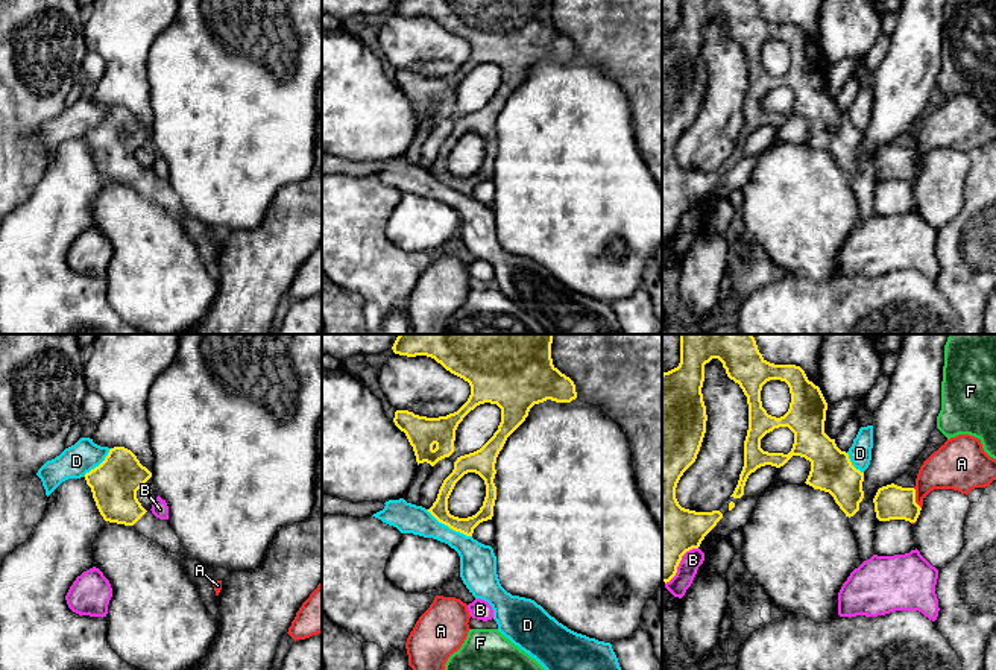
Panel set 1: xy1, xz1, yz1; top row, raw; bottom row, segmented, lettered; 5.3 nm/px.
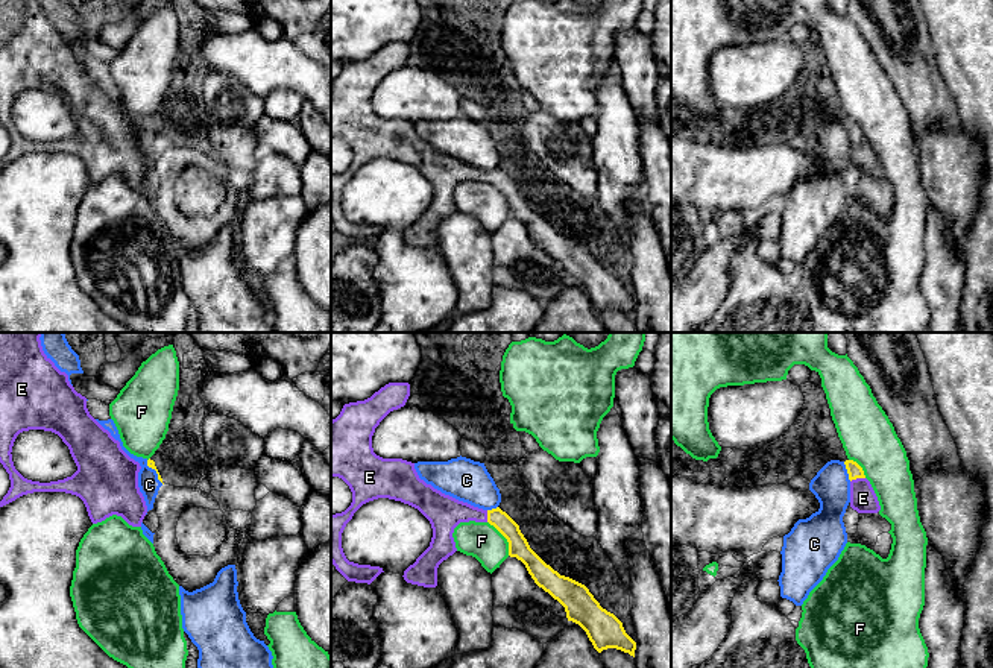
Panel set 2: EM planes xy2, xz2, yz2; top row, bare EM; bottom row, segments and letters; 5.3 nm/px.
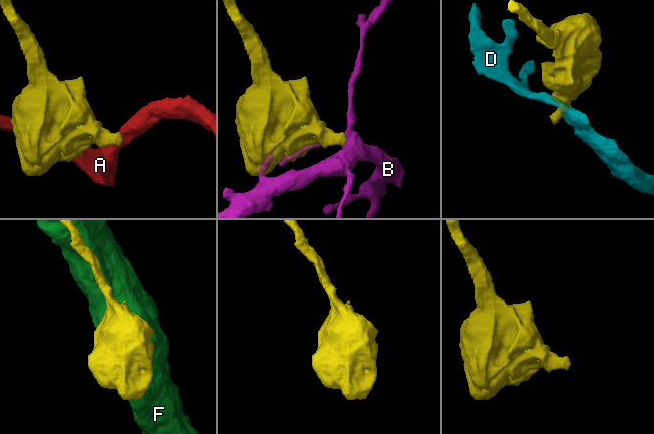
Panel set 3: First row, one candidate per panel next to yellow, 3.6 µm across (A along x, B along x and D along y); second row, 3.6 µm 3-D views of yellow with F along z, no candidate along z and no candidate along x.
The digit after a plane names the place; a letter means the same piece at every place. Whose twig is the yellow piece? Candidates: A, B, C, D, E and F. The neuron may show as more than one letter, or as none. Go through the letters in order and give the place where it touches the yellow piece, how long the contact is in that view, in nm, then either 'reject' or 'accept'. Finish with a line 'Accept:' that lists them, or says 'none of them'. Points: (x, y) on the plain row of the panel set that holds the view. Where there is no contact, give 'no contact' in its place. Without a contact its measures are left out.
A: contact yz1 (914, 158); length 120 nm; reject
B: contact yz1 (679, 222); length 260 nm; reject
C: contact yz2 (847, 131); length 110 nm; reject
D: contact xz1 (450, 187); length 280 nm; reject
E: contact yz2 (857, 137); length 80 nm; accept
F: contact xz2 (504, 196); length 220 nm; reject
Accept: E

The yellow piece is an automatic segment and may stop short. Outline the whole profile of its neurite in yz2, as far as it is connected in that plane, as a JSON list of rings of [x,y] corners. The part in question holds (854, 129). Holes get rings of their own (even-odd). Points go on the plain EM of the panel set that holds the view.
[[[846,120],[844,124],[850,140],[850,167],[858,173],[878,173],[881,165],[862,128],[853,120]]]

